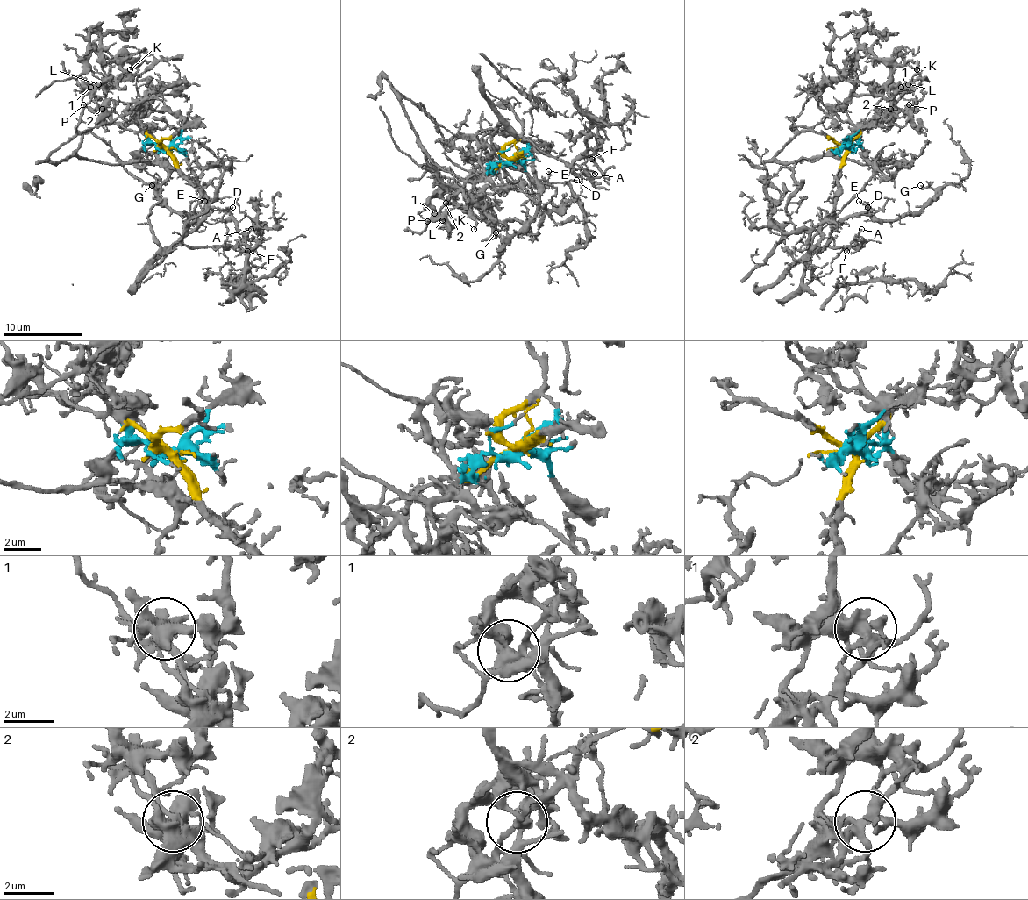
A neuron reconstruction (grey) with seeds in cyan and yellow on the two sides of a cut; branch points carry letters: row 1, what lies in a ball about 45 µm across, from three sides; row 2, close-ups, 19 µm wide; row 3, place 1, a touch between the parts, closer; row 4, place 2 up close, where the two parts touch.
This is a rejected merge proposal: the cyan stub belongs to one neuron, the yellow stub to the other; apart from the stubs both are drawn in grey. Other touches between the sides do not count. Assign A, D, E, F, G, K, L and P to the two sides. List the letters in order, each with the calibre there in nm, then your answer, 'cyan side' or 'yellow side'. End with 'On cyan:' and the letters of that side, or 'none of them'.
A: 150 nm | yellow side
D: 130 nm | yellow side
E: 150 nm | yellow side
F: 160 nm | yellow side
G: 160 nm | yellow side
K: 170 nm | cyan side
L: 320 nm | cyan side
P: 240 nm | cyan side
On cyan: K, L, P

